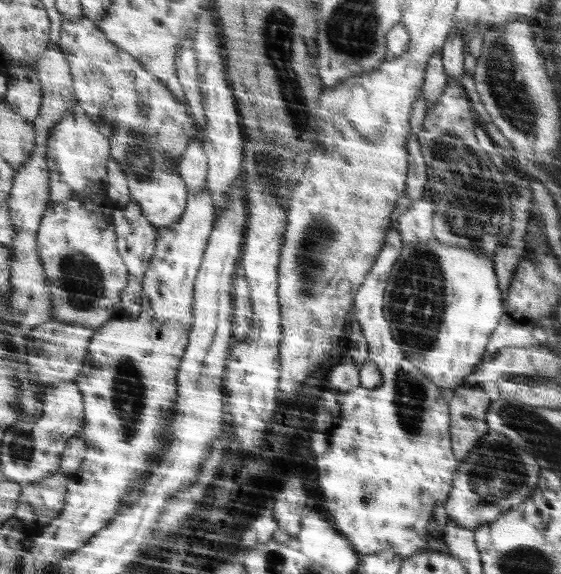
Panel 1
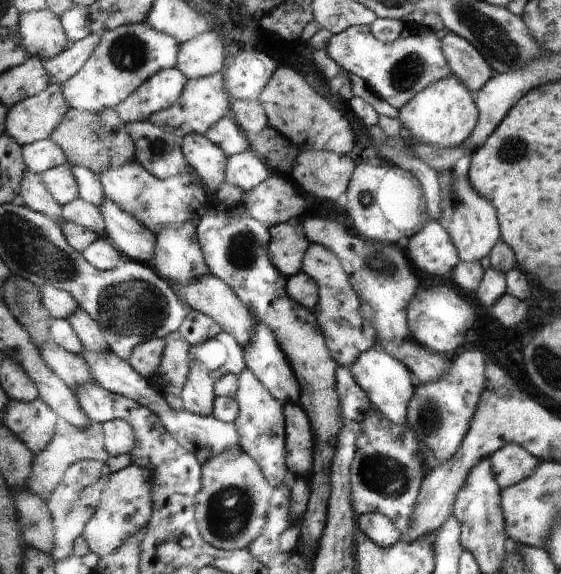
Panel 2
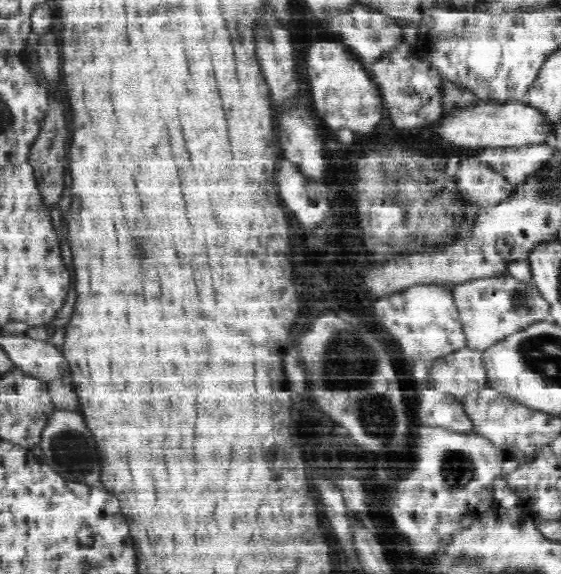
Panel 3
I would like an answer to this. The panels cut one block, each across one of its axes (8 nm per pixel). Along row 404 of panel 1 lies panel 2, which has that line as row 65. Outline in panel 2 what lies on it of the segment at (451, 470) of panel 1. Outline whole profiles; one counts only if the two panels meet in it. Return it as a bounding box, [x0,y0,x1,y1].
[325,22,454,110]

